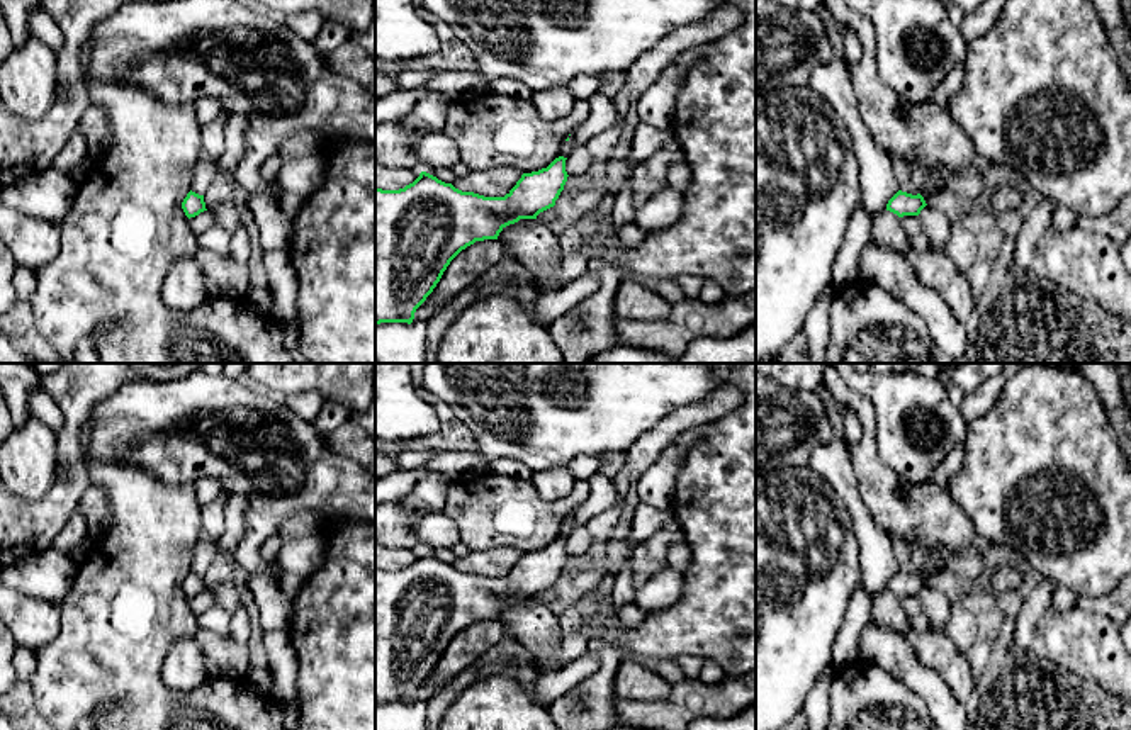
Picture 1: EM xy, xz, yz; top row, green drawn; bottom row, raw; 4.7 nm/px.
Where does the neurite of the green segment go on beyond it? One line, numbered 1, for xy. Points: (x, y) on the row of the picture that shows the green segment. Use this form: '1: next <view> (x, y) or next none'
1: next none

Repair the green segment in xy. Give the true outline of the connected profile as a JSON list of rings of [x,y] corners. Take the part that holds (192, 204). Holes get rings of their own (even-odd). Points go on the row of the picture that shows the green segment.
[[[190,190],[182,202],[182,209],[183,209],[183,212],[188,219],[199,216],[204,211],[207,211],[205,202],[204,202],[204,195],[199,195],[199,194]]]

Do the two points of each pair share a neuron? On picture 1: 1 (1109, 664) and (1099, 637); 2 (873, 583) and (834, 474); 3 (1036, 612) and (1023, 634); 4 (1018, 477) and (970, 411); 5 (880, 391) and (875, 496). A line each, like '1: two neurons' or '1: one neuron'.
1: one neuron
2: one neuron
3: one neuron
4: two neurons
5: two neurons

